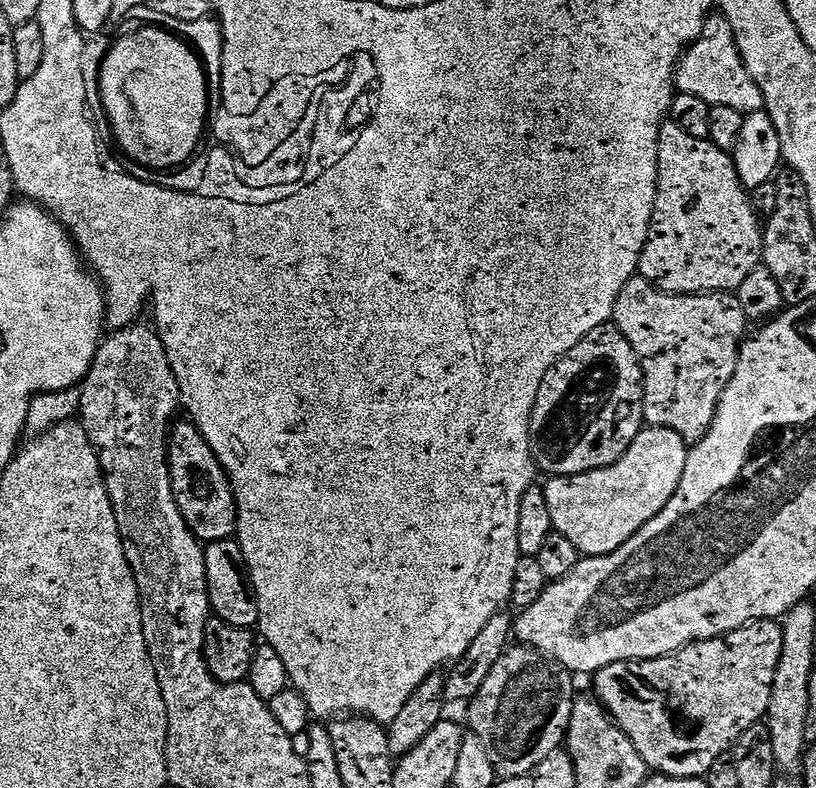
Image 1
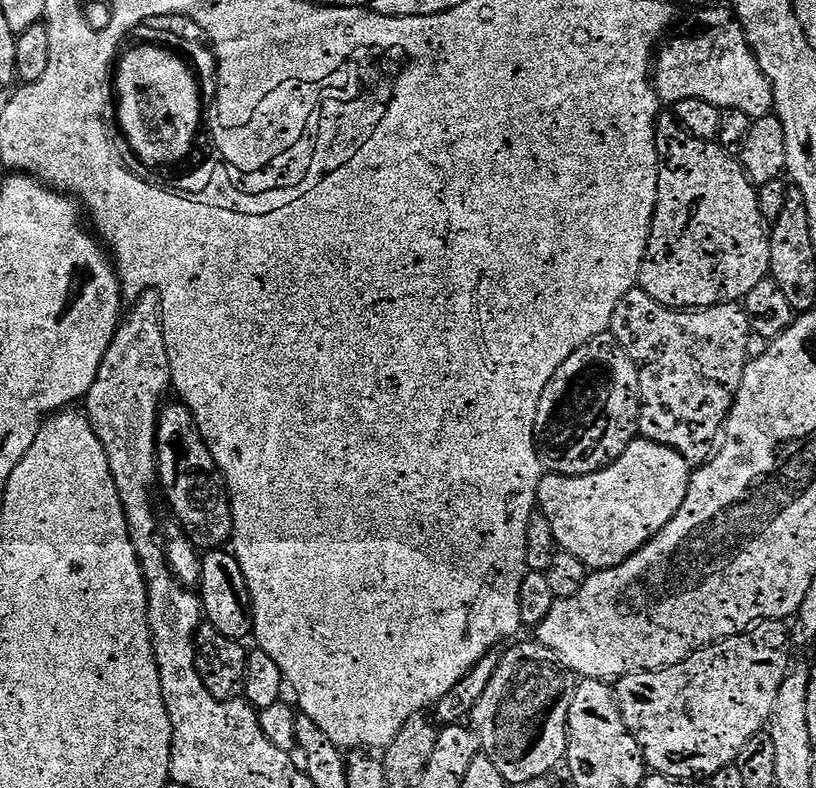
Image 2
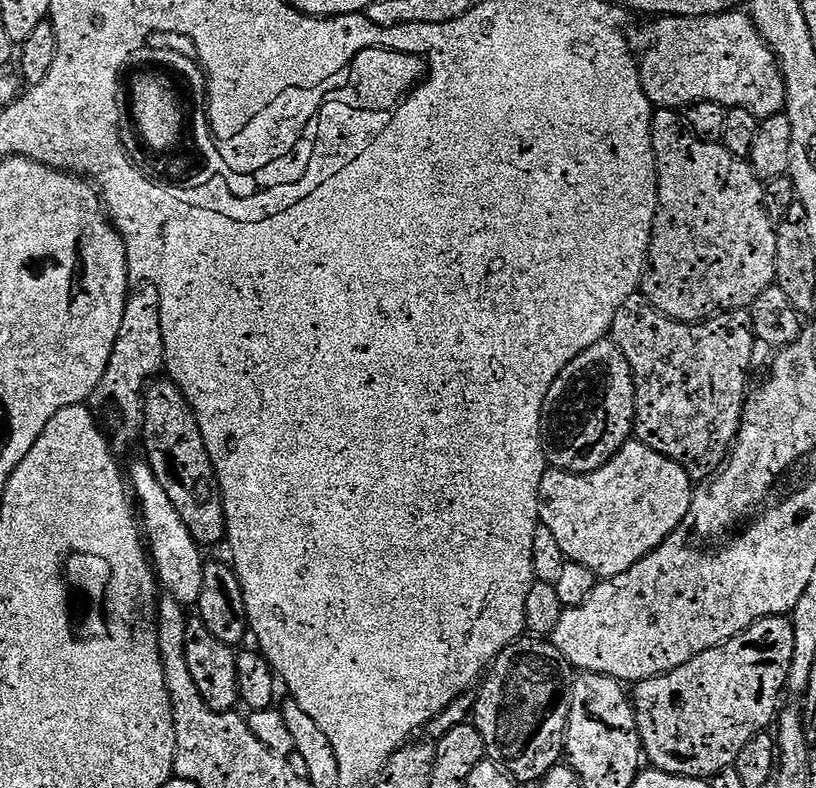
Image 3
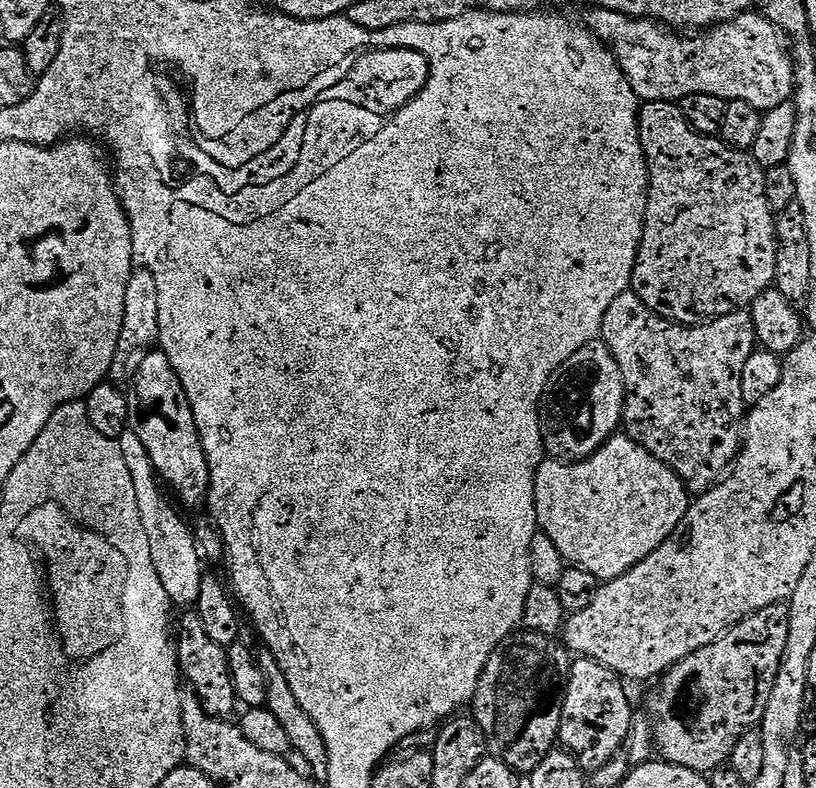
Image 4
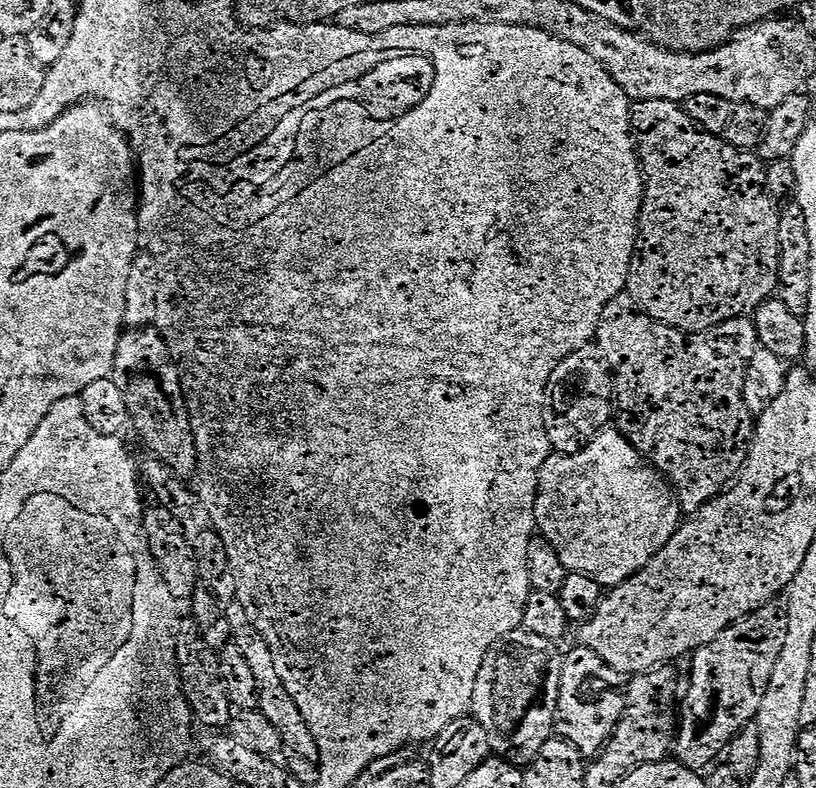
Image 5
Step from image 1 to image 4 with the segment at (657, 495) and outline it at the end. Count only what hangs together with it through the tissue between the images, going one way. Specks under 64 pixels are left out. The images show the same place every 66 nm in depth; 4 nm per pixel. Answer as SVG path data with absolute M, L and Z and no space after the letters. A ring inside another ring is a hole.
M626 434L610 437L586 460L565 462L559 458L545 459L536 475L536 523L539 531L549 536L571 567L580 568L592 580L599 582L626 575L667 540L673 539L685 523L689 507L690 493L675 470L654 458L654 454Z

